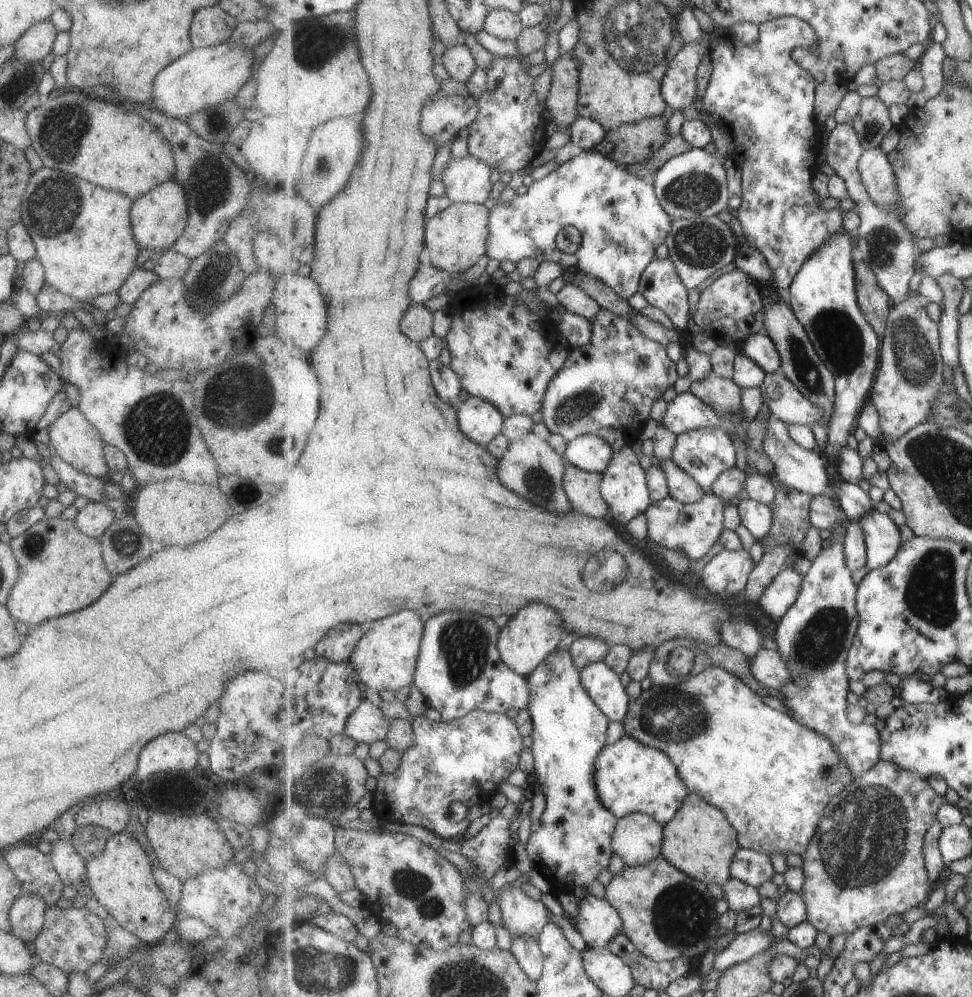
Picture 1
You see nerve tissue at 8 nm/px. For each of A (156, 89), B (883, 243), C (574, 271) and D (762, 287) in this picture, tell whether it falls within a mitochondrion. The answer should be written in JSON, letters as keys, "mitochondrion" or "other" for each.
{"A":"other","B":"mitochondrion","C":"other","D":"other"}

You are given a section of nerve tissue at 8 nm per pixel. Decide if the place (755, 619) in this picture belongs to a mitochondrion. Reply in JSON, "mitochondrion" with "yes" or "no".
{"mitochondrion":"no"}

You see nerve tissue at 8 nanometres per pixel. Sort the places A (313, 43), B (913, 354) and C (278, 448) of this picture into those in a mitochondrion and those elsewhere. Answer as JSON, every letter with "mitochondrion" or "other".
{"A":"mitochondrion","B":"mitochondrion","C":"mitochondrion"}

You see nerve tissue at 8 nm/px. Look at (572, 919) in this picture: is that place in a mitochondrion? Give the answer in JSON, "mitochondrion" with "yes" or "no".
{"mitochondrion":"no"}

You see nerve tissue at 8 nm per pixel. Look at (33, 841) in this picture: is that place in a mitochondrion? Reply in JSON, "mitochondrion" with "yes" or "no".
{"mitochondrion":"no"}

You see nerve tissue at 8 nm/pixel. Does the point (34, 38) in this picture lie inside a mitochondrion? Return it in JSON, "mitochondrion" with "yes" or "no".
{"mitochondrion":"no"}

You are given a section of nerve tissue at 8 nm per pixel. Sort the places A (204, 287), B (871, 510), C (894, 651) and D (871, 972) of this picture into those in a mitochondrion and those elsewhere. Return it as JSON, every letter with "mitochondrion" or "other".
{"A":"other","B":"other","C":"other","D":"other"}

